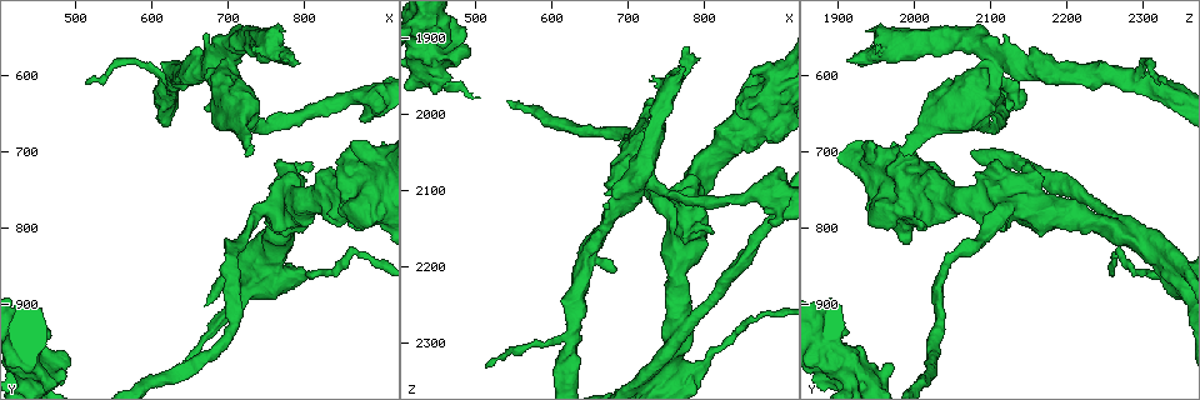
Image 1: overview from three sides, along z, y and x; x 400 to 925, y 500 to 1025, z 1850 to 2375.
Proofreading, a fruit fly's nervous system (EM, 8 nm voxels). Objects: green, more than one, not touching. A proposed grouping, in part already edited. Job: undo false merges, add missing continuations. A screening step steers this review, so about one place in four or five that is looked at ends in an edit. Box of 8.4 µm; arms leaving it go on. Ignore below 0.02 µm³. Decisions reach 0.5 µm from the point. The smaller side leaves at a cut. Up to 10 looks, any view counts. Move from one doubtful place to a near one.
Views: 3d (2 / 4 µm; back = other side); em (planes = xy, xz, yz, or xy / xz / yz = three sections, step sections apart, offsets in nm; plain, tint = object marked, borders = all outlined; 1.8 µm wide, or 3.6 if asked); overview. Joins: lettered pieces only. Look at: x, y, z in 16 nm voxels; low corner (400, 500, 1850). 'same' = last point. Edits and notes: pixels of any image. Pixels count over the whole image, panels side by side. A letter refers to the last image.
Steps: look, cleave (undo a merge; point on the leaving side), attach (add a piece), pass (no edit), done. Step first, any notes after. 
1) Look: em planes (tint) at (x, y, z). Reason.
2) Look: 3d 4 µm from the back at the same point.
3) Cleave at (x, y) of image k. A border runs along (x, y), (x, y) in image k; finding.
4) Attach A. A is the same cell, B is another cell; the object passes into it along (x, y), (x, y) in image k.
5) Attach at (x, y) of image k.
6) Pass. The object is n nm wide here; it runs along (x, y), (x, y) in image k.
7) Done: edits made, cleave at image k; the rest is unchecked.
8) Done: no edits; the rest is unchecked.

Look: em yz step 16 (borders) at (515, 610, 2330). Thin end.

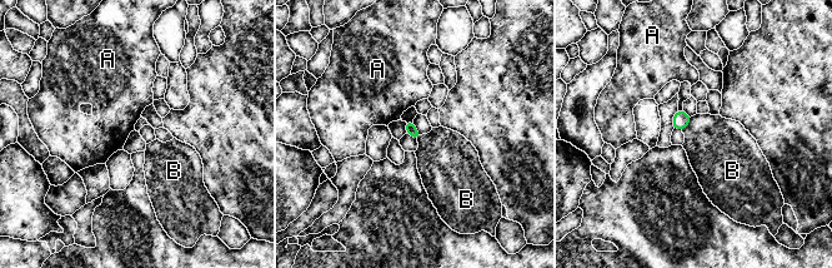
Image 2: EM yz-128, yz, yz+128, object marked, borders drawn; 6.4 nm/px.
Look: em planes (borders) at the same point.

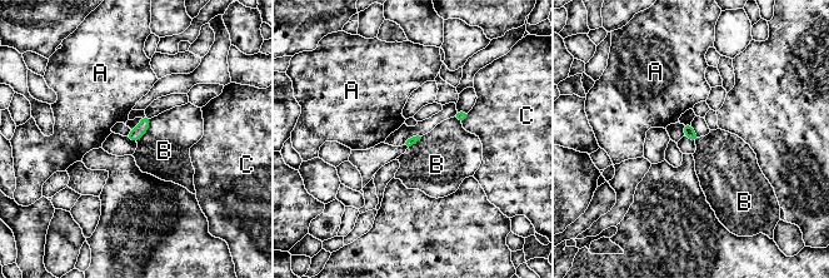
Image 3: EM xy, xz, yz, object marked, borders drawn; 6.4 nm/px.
Pass. The longest contact is with B, 190 nm; A, B and C are other cells; no lettered piece goes on from it.

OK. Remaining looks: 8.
Look: 3d 4 µm from the back at (770, 805, 2275). Branch point.

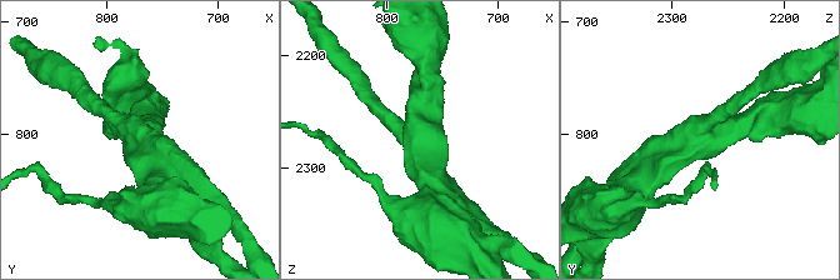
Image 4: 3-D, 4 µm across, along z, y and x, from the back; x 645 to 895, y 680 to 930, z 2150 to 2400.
Look: em planes (plain) at (770, 804, 2272). 3 arms meet here; the arms are 220, 320, 380 nm wide; now the EM.

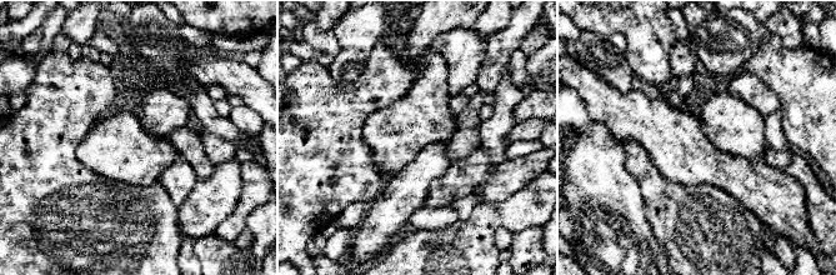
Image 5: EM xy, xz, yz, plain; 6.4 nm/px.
Look: em planes (borders) at the same point. See the neighbours.

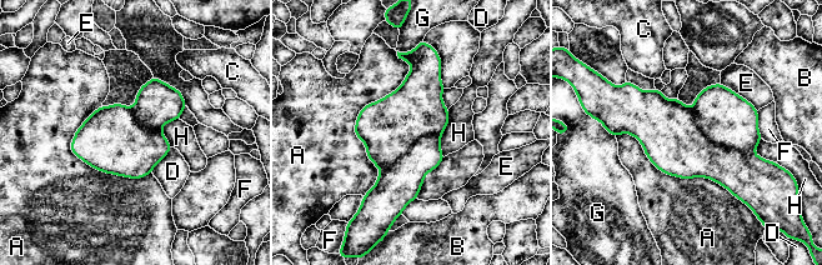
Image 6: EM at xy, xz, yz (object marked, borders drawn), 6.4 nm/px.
Cleave at (727, 119) of image 6. A, B, C, D, E, F, G and H are other cells; a border runs along (691, 108), (712, 143), (752, 154) in image 6; two cells meet here.

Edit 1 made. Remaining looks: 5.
Look: em 3.6 µm xy step 16 (tint) at (775, 540, 1935). Stops while still wide.

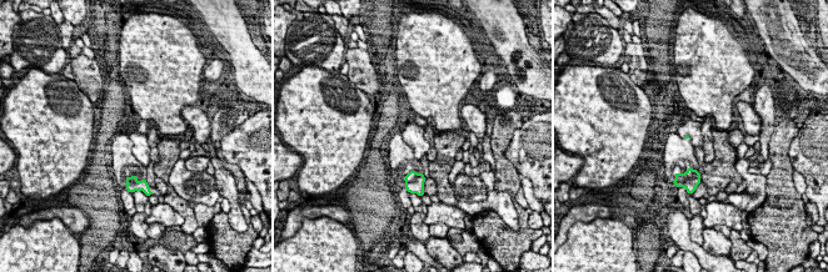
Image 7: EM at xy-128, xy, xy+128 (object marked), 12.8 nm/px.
Look: em 3.6 µm planes (tint) at the same point. Cut it another way.

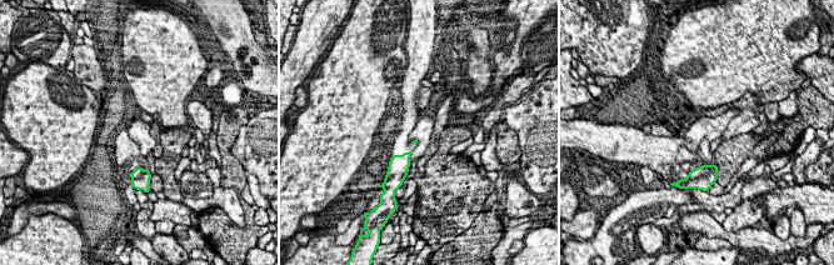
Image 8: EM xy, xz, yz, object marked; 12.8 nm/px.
Look: em 3.6 µm planes (borders) at the same point.

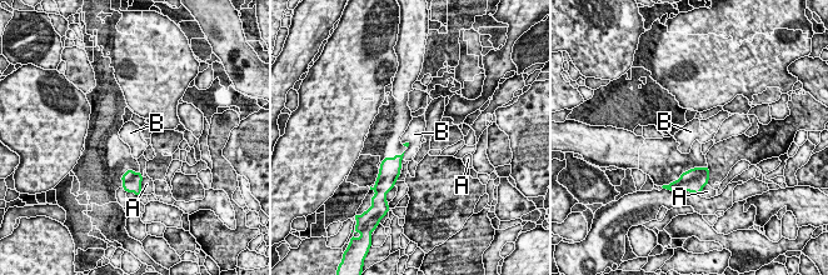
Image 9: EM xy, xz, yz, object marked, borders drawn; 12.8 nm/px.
Pass. A and B are other cells; a border runs along (405, 151), (402, 159) in image 9; no lettered piece goes on from it.

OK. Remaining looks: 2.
Done: edits made, cleave at image 6; the rest is unchecked.

